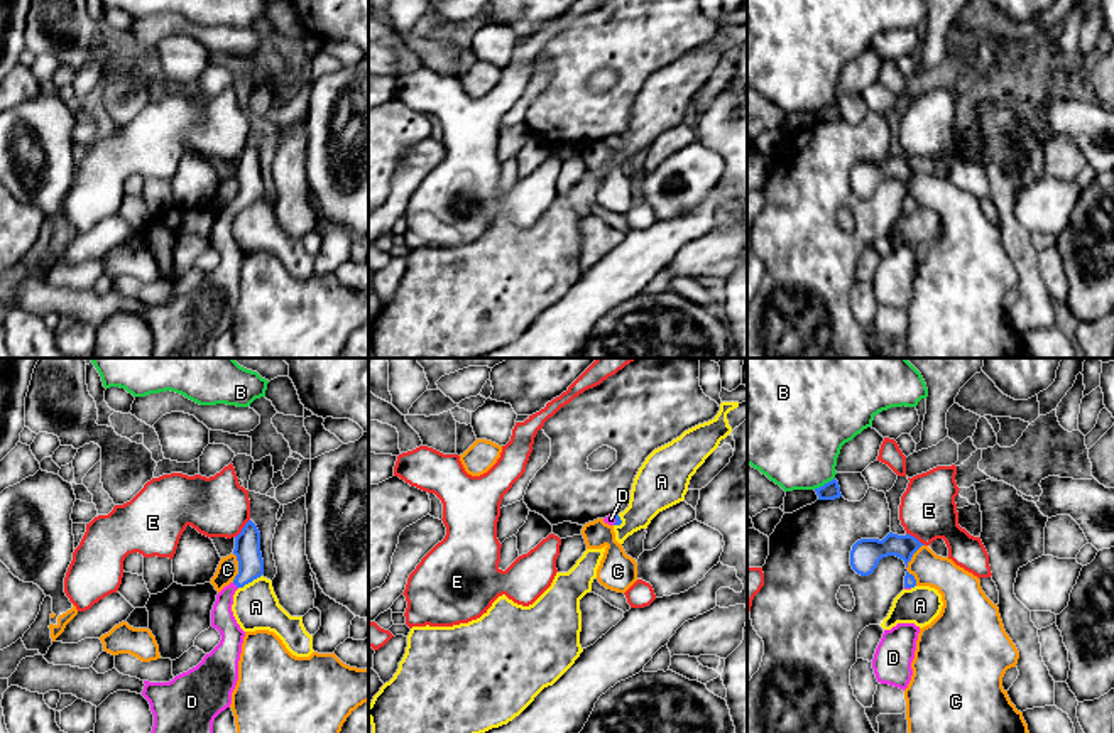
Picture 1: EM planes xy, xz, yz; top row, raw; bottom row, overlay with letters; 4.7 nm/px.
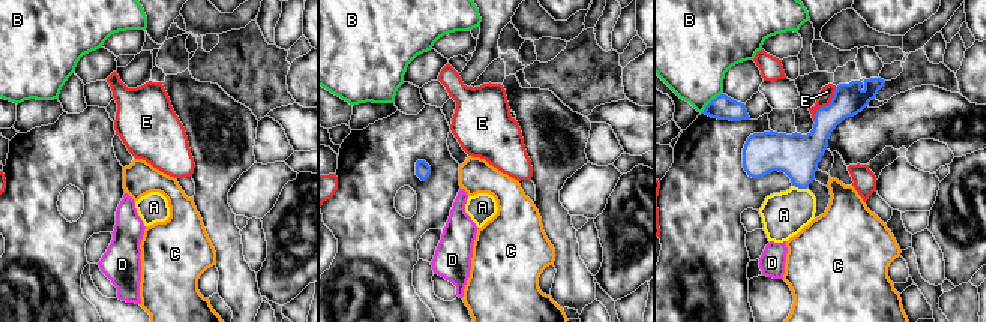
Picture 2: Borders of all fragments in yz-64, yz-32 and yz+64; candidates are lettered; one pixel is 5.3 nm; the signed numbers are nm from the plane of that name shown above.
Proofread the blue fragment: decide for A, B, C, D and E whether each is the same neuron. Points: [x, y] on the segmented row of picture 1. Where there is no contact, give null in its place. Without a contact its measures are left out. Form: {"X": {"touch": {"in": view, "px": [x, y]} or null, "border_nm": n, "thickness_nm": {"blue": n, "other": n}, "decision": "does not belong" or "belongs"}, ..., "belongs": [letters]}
{"A": {"touch": {"in": "xy", "px": [249, 581]}, "border_nm": 130, "thickness_nm": {"blue": 130, "other": 220}, "decision": "does not belong"}, "B": {"touch": {"in": "yz", "px": [825, 483]}, "border_nm": 120, "thickness_nm": {"blue": 90, "other": 440}, "decision": "does not belong"}, "C": {"touch": {"in": "xy", "px": [239, 568]}, "border_nm": 140, "thickness_nm": {"blue": 130, "other": 100}, "decision": "does not belong"}, "D": {"touch": {"in": "xy", "px": [237, 586]}, "border_nm": 40, "thickness_nm": {"blue": 130, "other": 110}, "decision": "belongs"}, "E": {"touch": {"in": "yz", "px": [915, 537]}, "border_nm": 110, "thickness_nm": {"blue": 140, "other": 260}, "decision": "does not belong"}, "belongs": ["D"]}

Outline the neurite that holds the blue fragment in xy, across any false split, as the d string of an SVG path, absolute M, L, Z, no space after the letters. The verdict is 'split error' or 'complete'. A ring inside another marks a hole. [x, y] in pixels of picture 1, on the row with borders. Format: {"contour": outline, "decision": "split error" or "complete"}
{"contour": "M252 520L235 537L233 554L238 574L216 595L211 610L220 643L196 667L169 682L144 681L142 696L154 714L150 733L213 733L215 718L232 704L245 637L232 611L233 595L264 574L260 532Z", "decision": "split error"}

